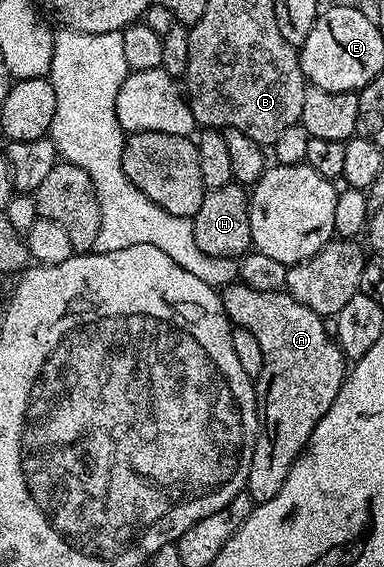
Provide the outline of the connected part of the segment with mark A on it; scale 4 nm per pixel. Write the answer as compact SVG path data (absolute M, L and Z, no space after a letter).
M240 284L223 286L222 296L228 320L233 326L248 329L250 335L254 335L254 339L258 339L259 345L262 346L262 371L254 381L260 431L256 435L256 446L250 459L250 475L246 486L246 492L252 496L253 502L259 503L274 499L274 495L282 491L282 483L286 483L290 467L294 467L300 452L308 446L308 440L318 419L322 419L322 415L330 411L330 403L334 403L338 391L344 386L346 358L330 336L329 326L328 329L324 326L327 325L325 318L310 311L310 307L302 307L302 303L298 303L287 291L281 291L279 288L255 289L252 285Z

